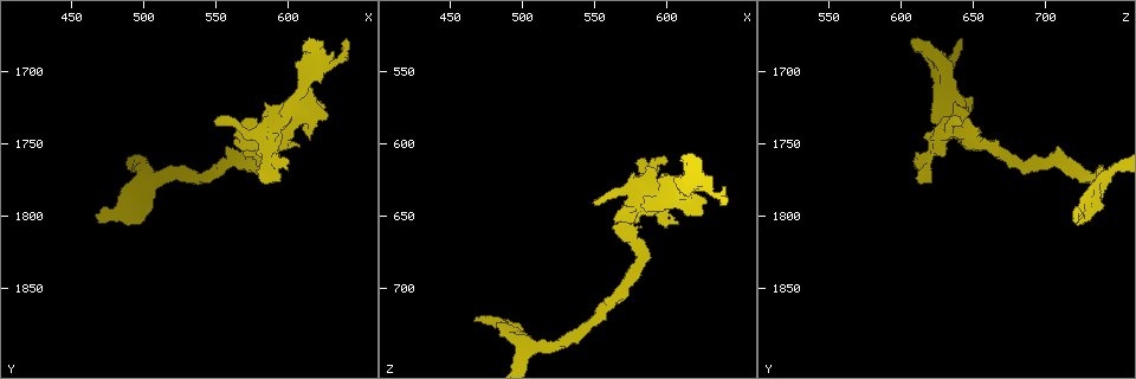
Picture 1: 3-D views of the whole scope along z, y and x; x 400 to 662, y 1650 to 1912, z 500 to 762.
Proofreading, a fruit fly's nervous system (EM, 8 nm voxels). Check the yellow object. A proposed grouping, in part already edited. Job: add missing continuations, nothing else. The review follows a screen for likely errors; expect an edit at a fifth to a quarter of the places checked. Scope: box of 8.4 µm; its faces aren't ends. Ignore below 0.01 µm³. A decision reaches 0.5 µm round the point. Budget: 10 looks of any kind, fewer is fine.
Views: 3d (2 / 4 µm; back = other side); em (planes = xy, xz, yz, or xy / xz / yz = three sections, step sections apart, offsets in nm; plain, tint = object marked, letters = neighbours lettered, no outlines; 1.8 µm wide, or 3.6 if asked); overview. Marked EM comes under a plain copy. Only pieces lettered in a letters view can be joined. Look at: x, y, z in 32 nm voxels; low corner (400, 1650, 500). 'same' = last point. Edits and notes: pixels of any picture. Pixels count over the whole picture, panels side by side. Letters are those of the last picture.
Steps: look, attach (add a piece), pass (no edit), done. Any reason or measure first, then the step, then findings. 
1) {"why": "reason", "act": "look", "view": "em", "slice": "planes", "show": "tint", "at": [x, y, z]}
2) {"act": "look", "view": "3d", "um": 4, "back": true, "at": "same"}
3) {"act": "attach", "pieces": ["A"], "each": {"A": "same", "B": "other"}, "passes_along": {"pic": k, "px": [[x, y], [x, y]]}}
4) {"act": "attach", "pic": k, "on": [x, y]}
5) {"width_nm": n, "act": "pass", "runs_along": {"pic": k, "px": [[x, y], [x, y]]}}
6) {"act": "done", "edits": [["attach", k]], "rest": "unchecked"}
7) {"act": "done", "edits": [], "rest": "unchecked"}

{"why": "an open end", "act": "look", "view": "em", "slice": "yz", "step": 8, "show": "letters", "at": [600, 1766, 612]}

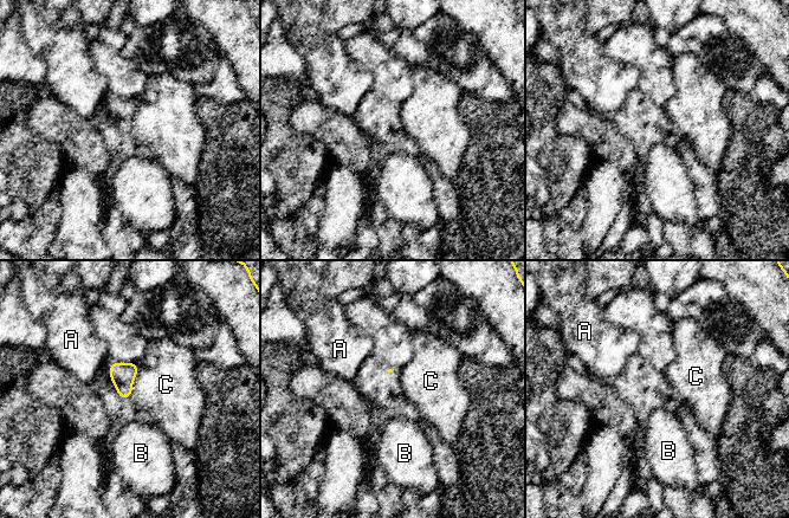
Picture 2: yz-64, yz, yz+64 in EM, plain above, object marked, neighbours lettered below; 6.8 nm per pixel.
{"why": "another direction", "act": "look", "view": "em", "slice": "xz", "step": 16, "show": "letters", "at": "same"}

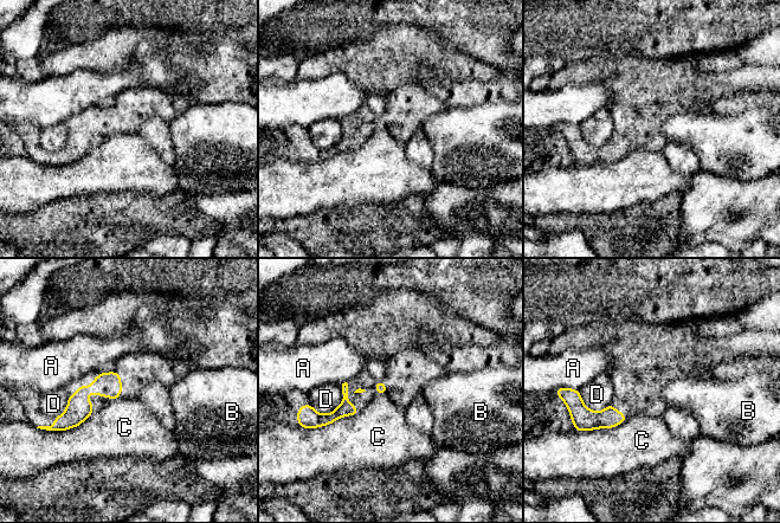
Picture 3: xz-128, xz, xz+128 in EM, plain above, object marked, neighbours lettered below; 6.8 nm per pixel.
{"act": "pass", "each": {"A": "other", "B": "other", "C": "other", "D": "other"}, "found": "no lettered piece goes on from it"}

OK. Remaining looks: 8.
{"why": "branch stops here", "act": "look", "view": "3d", "um": 4, "back": true, "at": [612, 1680, 610]}

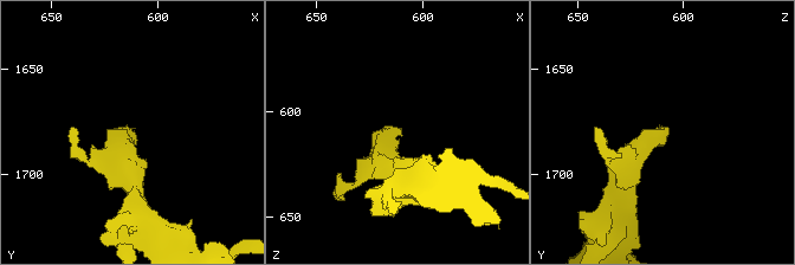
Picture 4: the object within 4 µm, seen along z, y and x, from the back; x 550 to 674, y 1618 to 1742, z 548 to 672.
{"act": "look", "view": "em", "slice": "yz", "step": 4, "show": "letters", "at": [612, 1680, 611]}

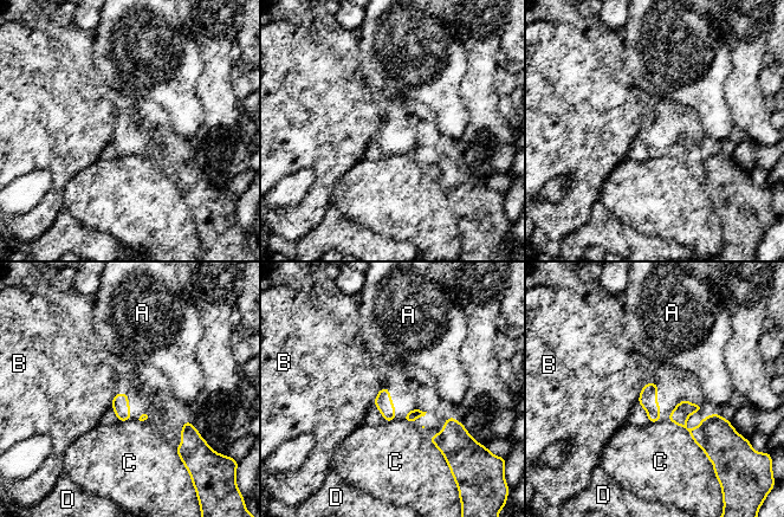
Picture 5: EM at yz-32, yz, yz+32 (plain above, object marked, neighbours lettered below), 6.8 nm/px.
{"why": "another direction", "act": "look", "view": "em", "slice": "xz", "step": 4, "show": "letters", "at": "same"}

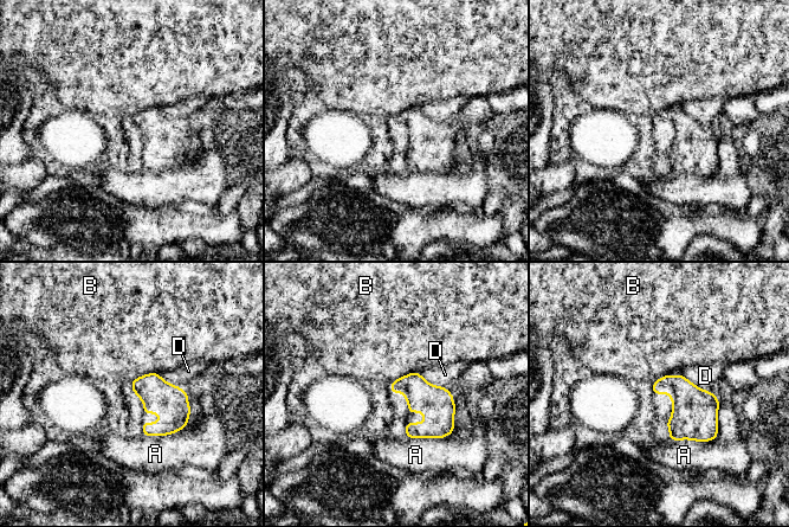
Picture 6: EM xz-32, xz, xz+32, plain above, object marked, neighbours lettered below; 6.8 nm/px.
{"act": "pass", "each": {"A": "other", "B": "other", "D": "other"}, "border": {"pic": 6, "px": [[152, 372], [133, 380]]}, "found": "none of them fits"}

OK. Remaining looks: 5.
{"why": "thick end", "act": "look", "view": "3d", "um": 4, "at": [624, 1726, 648]}

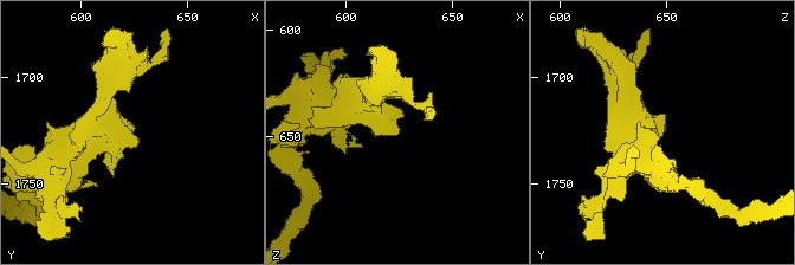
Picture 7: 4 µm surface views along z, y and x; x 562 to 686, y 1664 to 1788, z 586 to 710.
{"act": "look", "view": "em", "slice": "planes", "show": "letters", "at": [624, 1726, 648]}

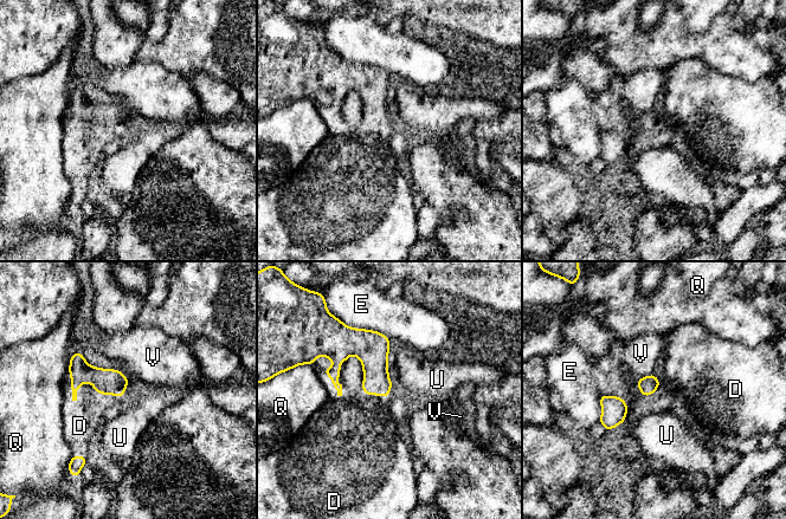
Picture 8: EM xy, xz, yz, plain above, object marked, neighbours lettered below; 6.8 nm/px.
{"act": "pass", "each": {"D": "other", "E": "other", "Q": "other", "U": "other", "V": "other"}, "border": {"pic": 8, "px": [[72, 455], [85, 456]]}, "found": "no lettered piece goes on from it"}

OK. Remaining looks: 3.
{"why": "an open end", "act": "look", "view": "3d", "um": 2, "at": [468, 1802, 720]}

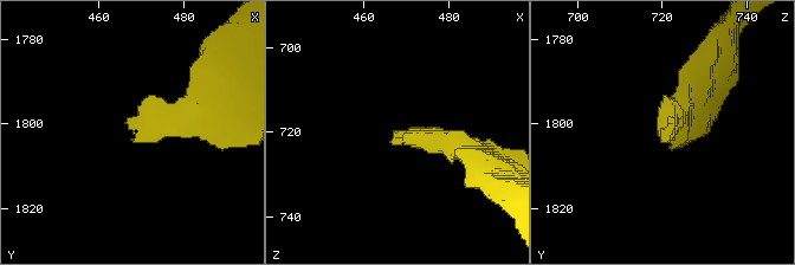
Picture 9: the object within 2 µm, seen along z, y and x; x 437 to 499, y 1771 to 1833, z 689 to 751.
{"why": "need the tissue", "act": "look", "view": "em", "slice": "planes", "show": "letters", "at": [468, 1803, 720]}

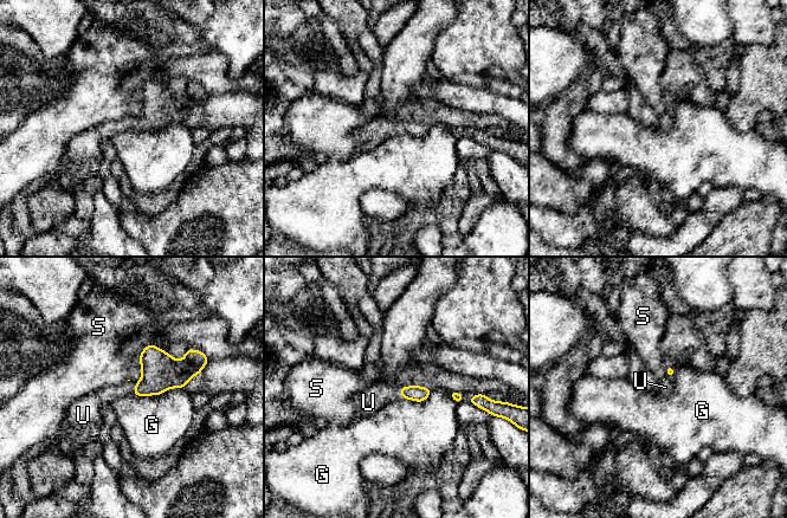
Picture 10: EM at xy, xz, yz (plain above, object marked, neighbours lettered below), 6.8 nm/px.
{"act": "attach", "pieces": ["U"], "each": {"G": "other", "S": "other", "U": "same"}, "passes_along": {"pic": 10, "px": [[160, 371], [135, 388], [101, 399]]}, "found": "the cell continues"}

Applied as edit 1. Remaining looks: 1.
{"act": "done", "edits": [["attach", 10]], "rest": "unchecked"}

